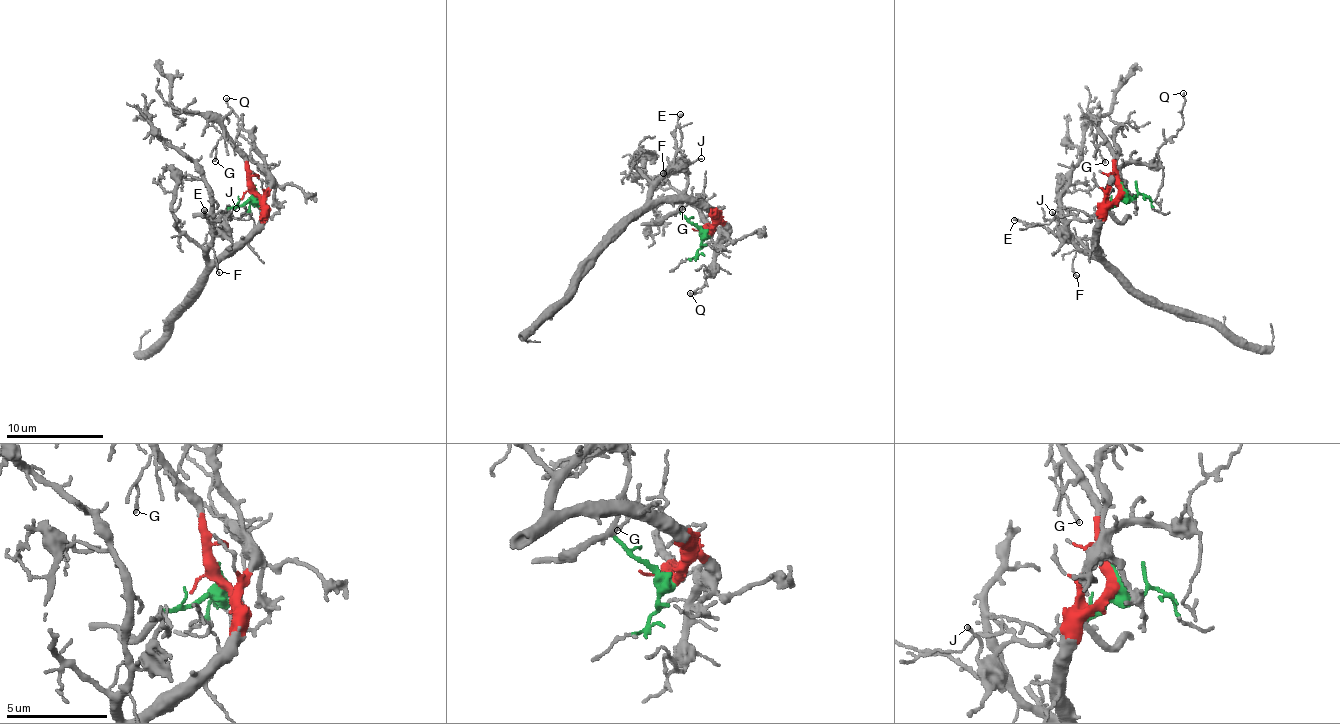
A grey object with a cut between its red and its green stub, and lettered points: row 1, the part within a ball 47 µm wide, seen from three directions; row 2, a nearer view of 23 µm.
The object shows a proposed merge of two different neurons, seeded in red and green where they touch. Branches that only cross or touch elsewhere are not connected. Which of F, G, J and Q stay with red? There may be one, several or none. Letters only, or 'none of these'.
F, G, Q

